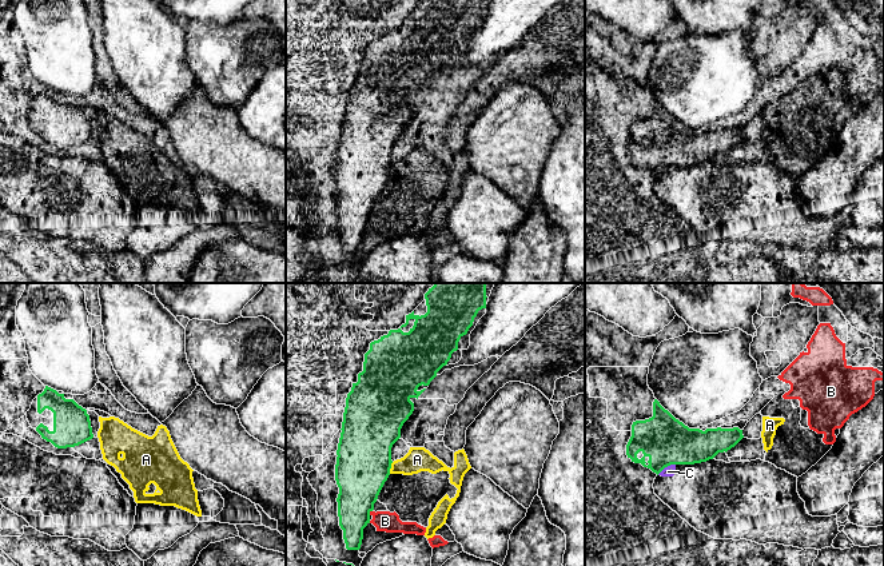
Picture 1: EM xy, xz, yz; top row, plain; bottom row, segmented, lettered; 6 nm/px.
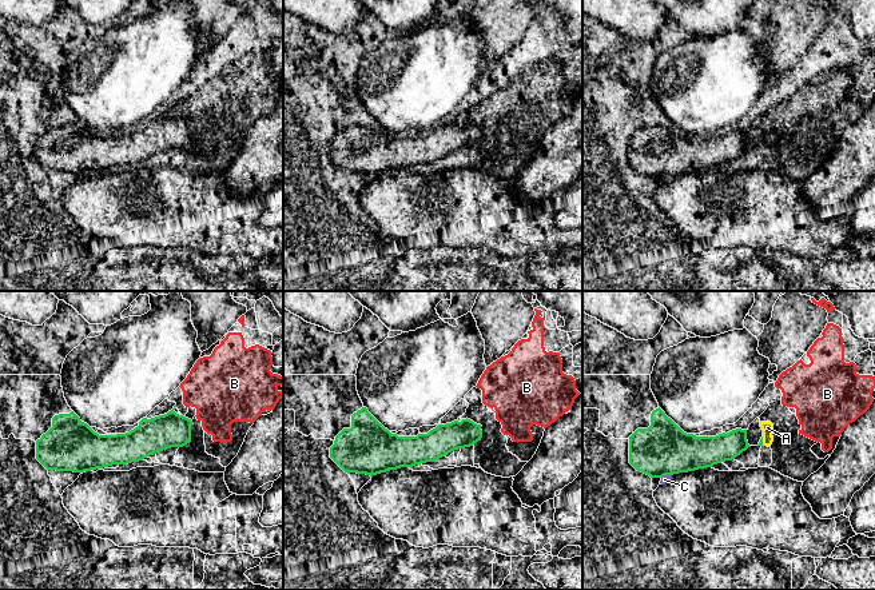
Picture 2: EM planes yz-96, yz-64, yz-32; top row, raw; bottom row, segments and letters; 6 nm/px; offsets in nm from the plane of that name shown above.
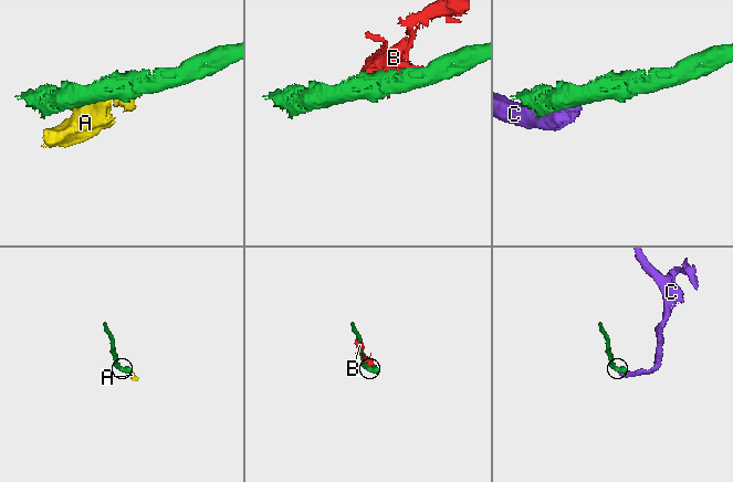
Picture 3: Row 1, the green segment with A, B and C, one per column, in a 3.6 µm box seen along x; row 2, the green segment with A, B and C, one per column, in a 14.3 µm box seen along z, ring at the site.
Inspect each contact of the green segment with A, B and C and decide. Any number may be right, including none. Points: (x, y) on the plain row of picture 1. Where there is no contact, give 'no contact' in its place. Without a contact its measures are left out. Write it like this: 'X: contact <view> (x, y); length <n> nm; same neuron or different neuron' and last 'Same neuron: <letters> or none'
A: contact xz (390, 168); length 80 nm; different neuron
B: contact xz (369, 214); length 40 nm; different neuron
C: contact yz (665, 167); length 130 nm; different neuron
Same neuron: none

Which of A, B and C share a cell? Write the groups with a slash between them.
A B / C

